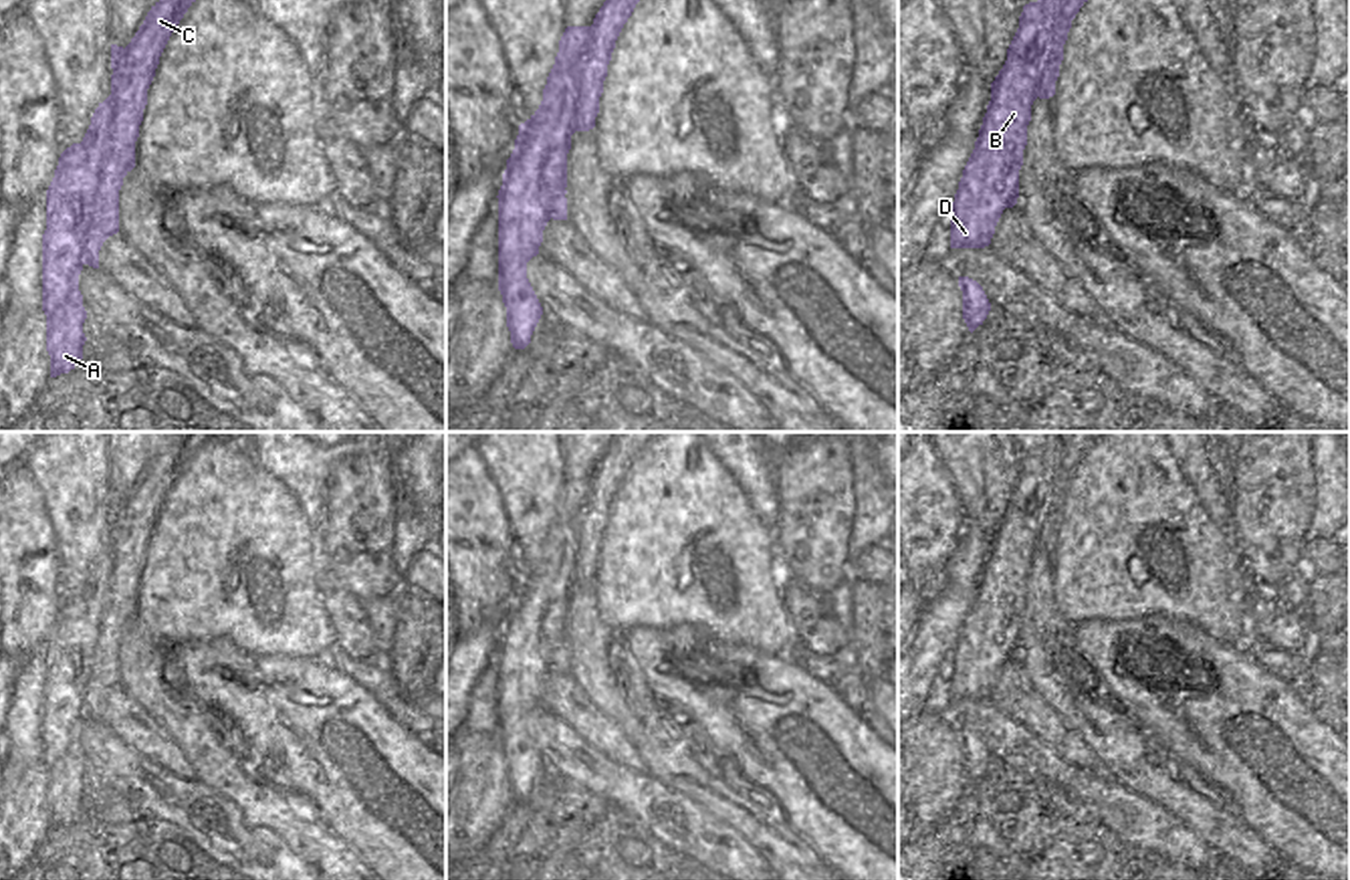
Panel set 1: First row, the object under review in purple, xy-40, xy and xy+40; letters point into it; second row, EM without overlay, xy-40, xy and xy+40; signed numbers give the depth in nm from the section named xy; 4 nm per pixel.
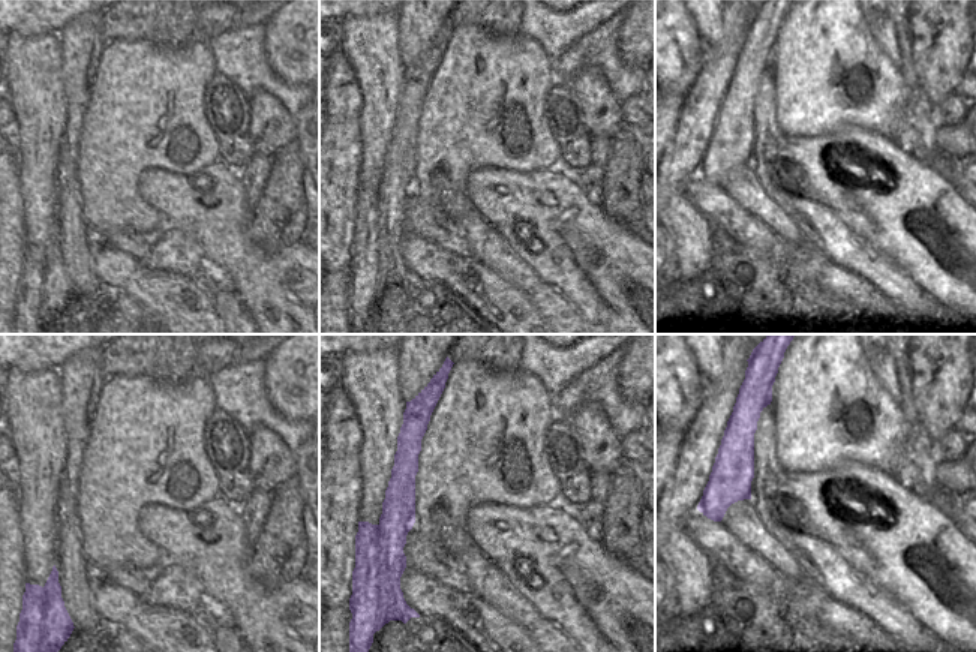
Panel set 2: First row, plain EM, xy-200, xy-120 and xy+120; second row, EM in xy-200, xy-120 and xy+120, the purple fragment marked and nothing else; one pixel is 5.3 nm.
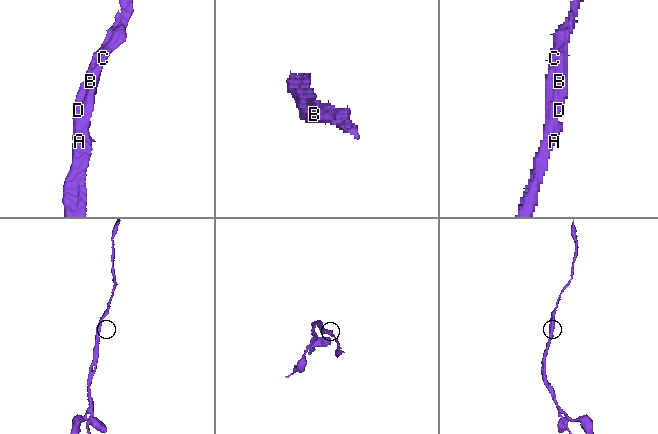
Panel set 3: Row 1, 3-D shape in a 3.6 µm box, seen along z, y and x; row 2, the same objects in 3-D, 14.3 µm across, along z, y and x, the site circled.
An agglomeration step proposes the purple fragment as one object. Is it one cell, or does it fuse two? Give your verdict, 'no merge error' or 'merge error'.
merge error

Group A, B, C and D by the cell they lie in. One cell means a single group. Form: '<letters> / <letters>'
A B D / C

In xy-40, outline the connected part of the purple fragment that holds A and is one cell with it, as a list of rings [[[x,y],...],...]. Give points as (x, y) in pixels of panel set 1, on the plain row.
[[[107,549],[95,561],[81,595],[67,599],[46,642],[46,682],[42,686],[42,763],[50,830],[69,826],[83,811],[87,763],[79,727],[87,717],[87,684],[103,632],[115,559]]]

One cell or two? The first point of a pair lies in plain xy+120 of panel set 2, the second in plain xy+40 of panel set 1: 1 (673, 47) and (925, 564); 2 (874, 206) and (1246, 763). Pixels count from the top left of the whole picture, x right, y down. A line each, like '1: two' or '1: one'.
1: one
2: one

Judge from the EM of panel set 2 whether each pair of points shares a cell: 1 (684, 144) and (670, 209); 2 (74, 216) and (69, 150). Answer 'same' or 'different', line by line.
1: different
2: same

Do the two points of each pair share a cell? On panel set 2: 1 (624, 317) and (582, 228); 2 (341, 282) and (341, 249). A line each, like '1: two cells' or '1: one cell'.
1: one cell
2: two cells

